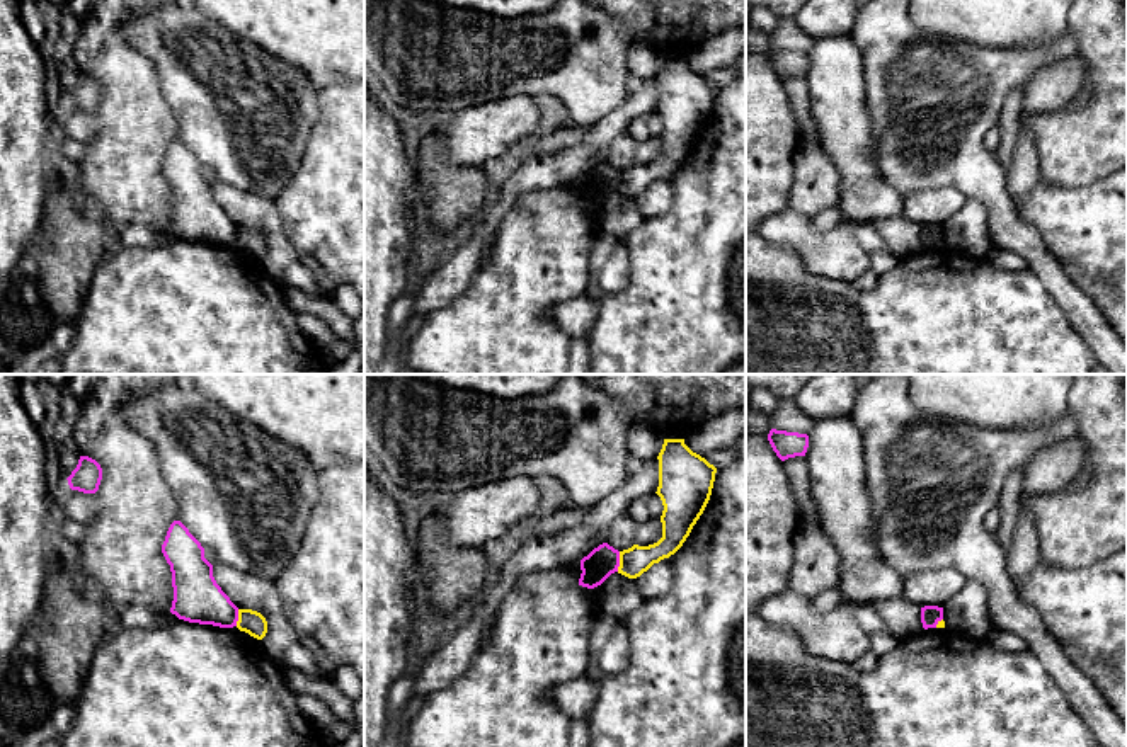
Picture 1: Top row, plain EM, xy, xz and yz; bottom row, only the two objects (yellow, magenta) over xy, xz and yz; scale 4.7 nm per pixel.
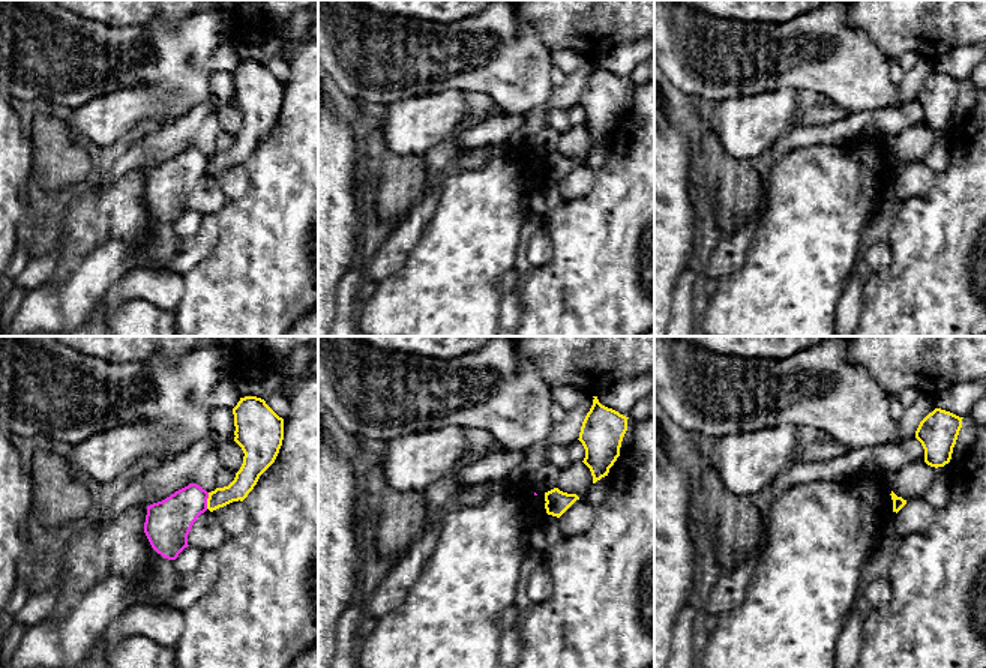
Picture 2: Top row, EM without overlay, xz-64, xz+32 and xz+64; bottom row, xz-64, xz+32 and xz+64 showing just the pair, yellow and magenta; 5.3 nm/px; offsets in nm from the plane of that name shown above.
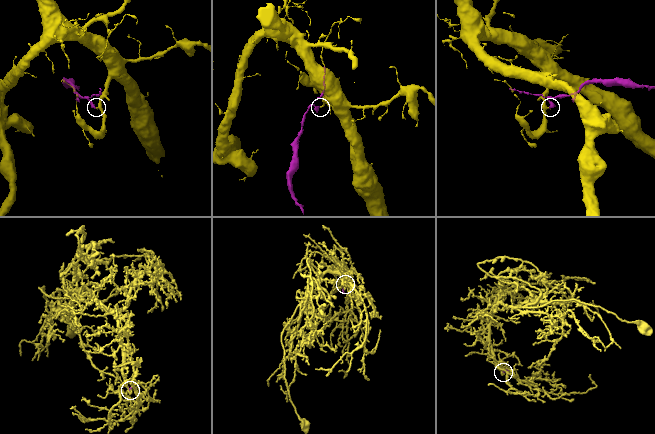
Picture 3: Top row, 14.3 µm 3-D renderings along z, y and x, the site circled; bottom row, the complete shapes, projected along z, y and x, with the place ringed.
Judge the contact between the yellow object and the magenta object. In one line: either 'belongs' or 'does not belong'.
does not belong

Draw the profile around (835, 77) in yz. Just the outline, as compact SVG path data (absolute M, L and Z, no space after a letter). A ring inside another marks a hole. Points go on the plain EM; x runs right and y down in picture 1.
M851 36L815 39L809 49L805 82L810 114L819 128L819 145L839 175L836 209L856 225L902 216L902 196L890 187L873 158L872 119L867 105L863 56Z

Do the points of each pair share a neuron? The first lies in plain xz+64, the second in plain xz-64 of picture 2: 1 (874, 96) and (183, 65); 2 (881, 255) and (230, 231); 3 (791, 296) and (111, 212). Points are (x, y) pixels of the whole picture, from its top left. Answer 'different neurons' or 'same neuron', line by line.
1: same neuron
2: different neurons
3: different neurons

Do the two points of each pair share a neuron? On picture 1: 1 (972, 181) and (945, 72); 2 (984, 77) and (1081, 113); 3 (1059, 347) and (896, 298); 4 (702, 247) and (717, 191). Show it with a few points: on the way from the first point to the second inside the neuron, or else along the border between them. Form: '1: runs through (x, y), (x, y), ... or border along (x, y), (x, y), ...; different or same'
1: runs through (952, 153), (945, 145), (945, 99); same
2: border along (1034, 60), (1032, 70), (1015, 87); different
3: runs through (1018, 347), (1003, 336), (937, 336); same
4: runs through (715, 233), (717, 205); same

